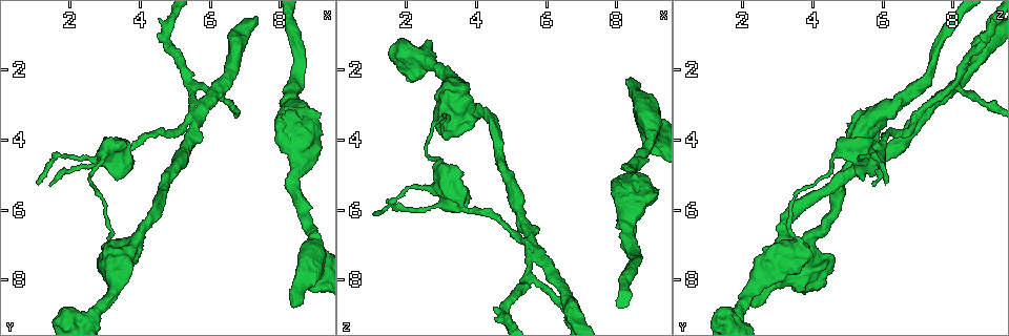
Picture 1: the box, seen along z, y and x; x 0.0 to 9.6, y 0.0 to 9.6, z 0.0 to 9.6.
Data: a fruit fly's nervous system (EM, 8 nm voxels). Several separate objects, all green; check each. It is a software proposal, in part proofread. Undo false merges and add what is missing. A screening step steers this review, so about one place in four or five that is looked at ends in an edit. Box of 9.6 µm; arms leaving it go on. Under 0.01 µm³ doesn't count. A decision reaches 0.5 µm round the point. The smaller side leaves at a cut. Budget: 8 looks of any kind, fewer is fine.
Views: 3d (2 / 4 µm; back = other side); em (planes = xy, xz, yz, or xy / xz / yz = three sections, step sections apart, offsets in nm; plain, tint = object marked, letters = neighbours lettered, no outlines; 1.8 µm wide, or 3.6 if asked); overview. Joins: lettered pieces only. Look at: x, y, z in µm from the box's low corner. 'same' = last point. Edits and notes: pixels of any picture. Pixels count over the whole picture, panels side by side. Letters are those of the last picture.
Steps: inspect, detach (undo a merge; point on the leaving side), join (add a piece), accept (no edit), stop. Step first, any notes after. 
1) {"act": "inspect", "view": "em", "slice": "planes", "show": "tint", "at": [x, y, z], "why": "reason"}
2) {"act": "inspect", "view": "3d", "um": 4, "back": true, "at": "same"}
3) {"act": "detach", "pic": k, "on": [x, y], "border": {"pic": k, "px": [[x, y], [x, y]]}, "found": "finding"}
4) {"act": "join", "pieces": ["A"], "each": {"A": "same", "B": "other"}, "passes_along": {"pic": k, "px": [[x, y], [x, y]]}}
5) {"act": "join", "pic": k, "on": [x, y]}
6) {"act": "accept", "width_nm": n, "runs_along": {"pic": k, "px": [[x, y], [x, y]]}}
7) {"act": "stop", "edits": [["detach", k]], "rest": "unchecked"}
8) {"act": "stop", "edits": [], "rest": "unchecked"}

{"act": "inspect", "view": "em", "slice": "planes", "show": "tint", "at": [5.45, 3.75, 6.75], "why": "three arms meet"}

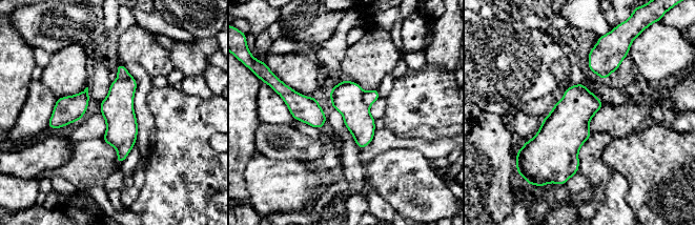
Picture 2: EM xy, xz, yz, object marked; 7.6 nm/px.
{"act": "inspect", "view": "em", "slice": "planes", "show": "letters", "at": "same"}

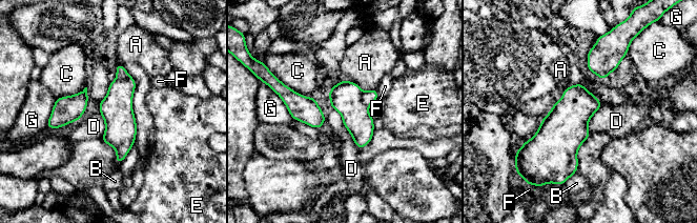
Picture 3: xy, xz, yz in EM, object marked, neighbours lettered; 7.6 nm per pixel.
{"act": "detach", "pic": 3, "on": [368, 98], "each": {"A": "other", "B": "other", "C": "other", "D": "other", "E": "other", "F": "other", "G": "other"}, "border": {"pic": 3, "px": [[363, 93], [362, 100], [367, 106]]}, "found": "a second neuron is stuck on"}

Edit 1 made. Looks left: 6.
{"act": "inspect", "view": "overview"}

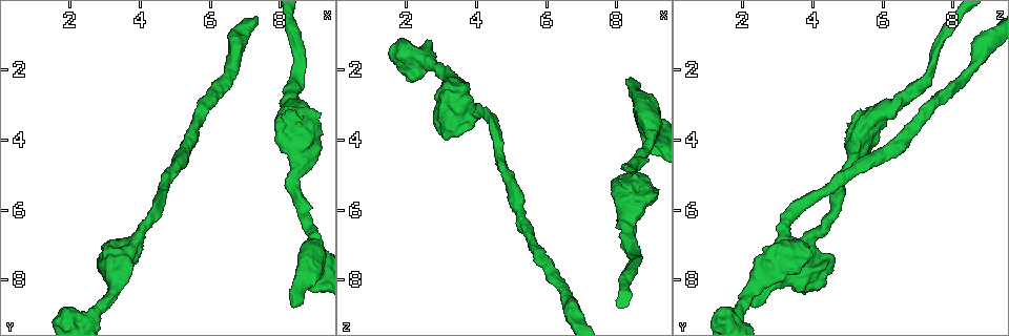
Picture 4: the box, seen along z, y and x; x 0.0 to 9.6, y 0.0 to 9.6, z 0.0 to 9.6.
{"act": "inspect", "view": "3d", "um": 4, "at": [9.20, 3.20, 5.50]}

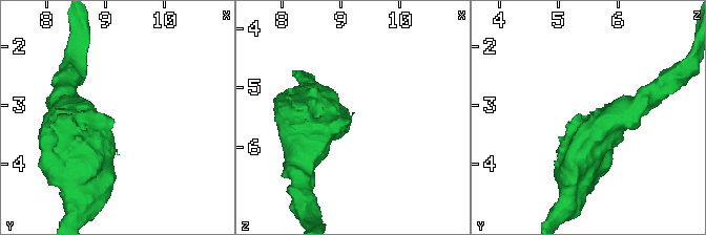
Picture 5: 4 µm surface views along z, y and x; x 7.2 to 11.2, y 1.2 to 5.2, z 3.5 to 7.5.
{"act": "inspect", "view": "em", "um": 3.6, "slice": "xy", "step": 16, "show": "tint", "at": [9.10, 3.20, 5.50]}

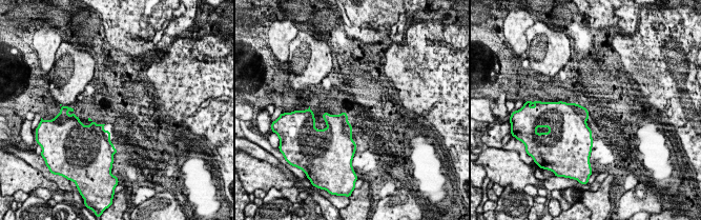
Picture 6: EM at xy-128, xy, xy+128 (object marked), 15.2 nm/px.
{"act": "inspect", "view": "em", "um": 3.6, "slice": "planes", "show": "letters", "at": "same", "why": "another direction"}

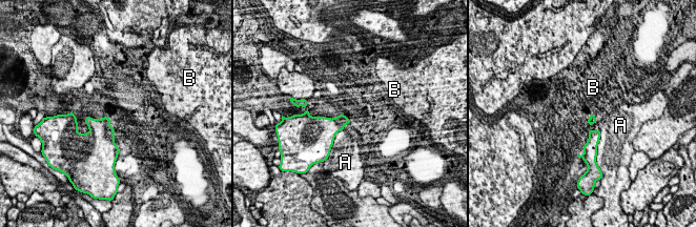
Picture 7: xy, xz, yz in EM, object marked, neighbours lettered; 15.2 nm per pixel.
{"act": "accept", "each": {"A": "other", "B": "other"}, "found": "no lettered piece goes on from it"}

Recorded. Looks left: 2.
{"act": "inspect", "view": "em", "slice": "planes", "show": "plain", "at": [8.40, 8.75, 2.35], "why": "free end"}

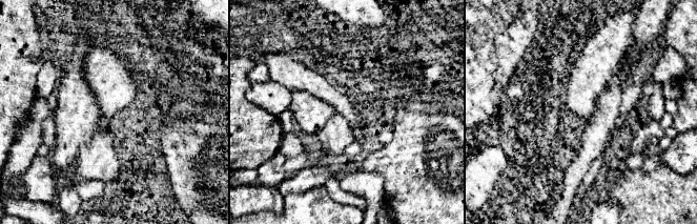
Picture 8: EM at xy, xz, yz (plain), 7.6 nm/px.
{"act": "inspect", "view": "em", "slice": "planes", "show": "letters", "at": "same"}

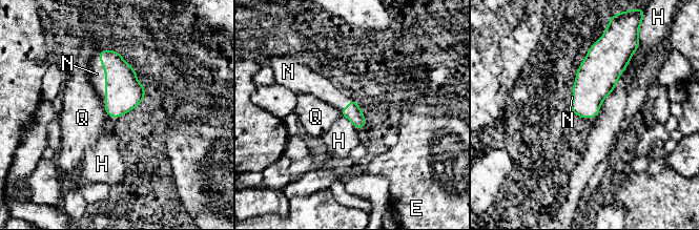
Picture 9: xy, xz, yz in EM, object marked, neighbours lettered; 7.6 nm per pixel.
{"act": "join", "pieces": ["N"], "each": {"E": "other", "H": "other", "N": "same", "Q": "other"}, "passes_along": {"pic": 9, "px": [[123, 92], [105, 81], [97, 74]]}, "found": "it goes on there"}

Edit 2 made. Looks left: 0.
{"act": "stop", "edits": [["detach", 3], ["join", 9]], "rest": "unchecked"}

